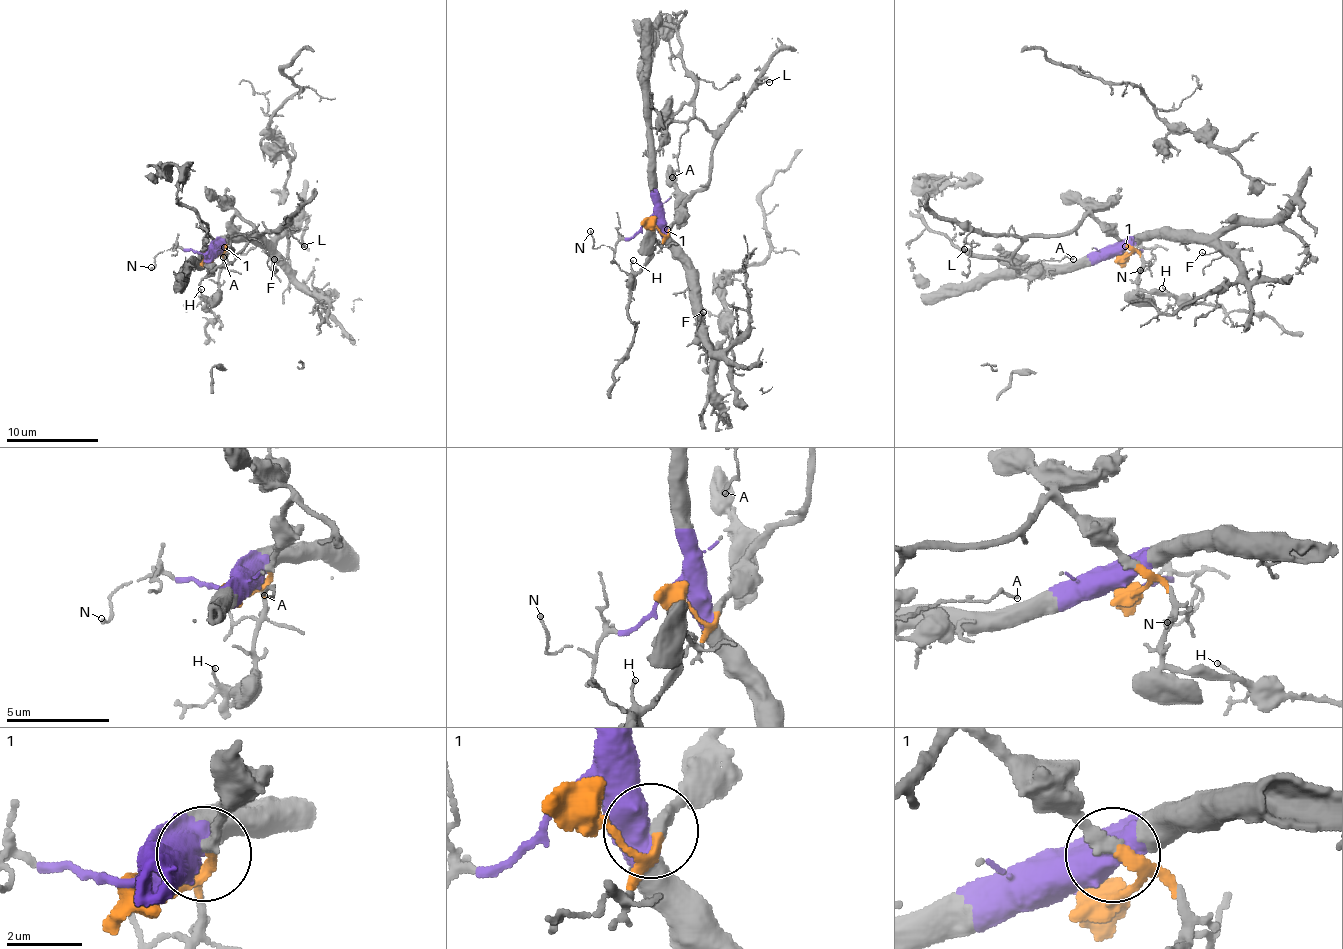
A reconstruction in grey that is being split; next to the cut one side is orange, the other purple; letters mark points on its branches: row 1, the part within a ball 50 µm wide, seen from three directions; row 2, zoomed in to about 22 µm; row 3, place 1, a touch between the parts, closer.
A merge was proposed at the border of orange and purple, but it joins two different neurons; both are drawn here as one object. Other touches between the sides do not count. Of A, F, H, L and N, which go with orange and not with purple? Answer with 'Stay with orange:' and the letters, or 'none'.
Stay with orange: A, H, L

